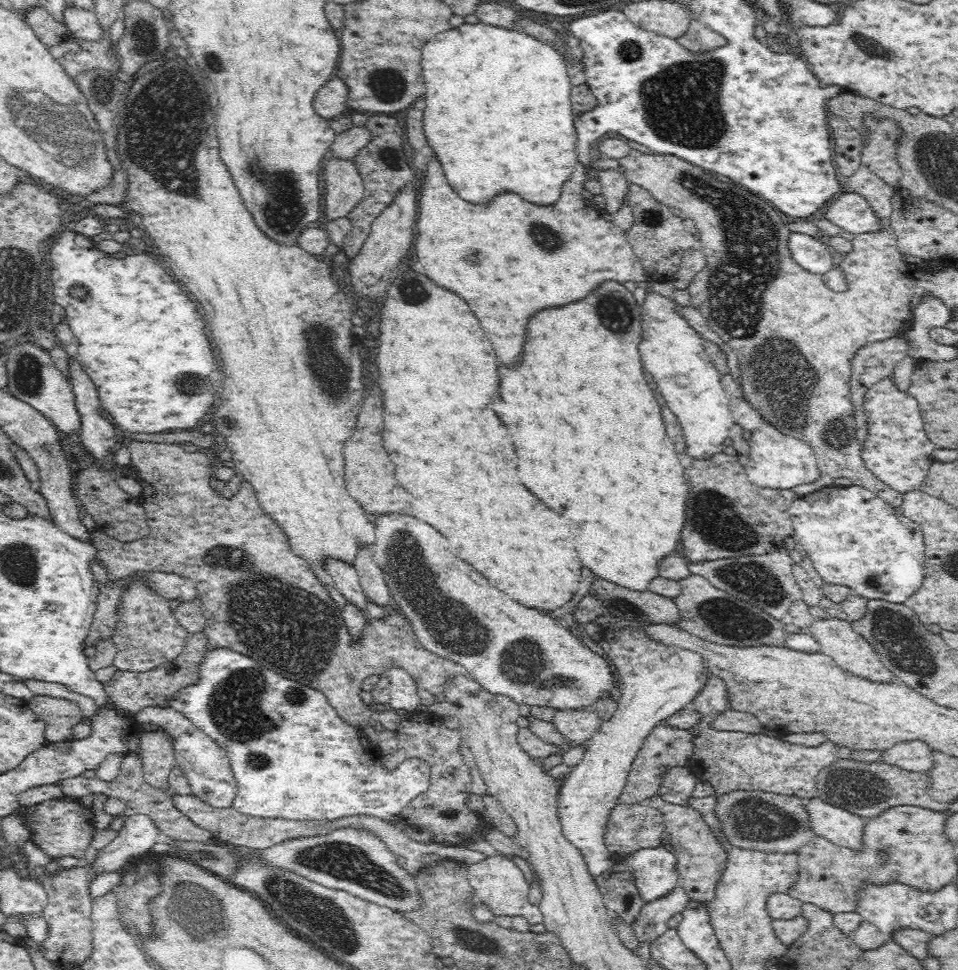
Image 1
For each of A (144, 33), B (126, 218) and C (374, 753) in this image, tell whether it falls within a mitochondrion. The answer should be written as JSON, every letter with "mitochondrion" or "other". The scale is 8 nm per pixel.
{"A":"mitochondrion","B":"other","C":"other"}

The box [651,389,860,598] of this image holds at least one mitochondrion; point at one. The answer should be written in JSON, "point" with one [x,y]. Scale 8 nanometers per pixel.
{"point":[726,529]}

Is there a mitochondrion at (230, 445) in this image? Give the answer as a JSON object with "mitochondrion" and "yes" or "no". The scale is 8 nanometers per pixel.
{"mitochondrion":"no"}

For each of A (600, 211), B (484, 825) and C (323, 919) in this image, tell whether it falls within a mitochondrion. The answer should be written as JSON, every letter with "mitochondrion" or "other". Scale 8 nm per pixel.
{"A":"other","B":"other","C":"mitochondrion"}

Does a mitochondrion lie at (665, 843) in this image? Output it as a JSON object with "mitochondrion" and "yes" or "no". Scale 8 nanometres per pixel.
{"mitochondrion":"no"}

